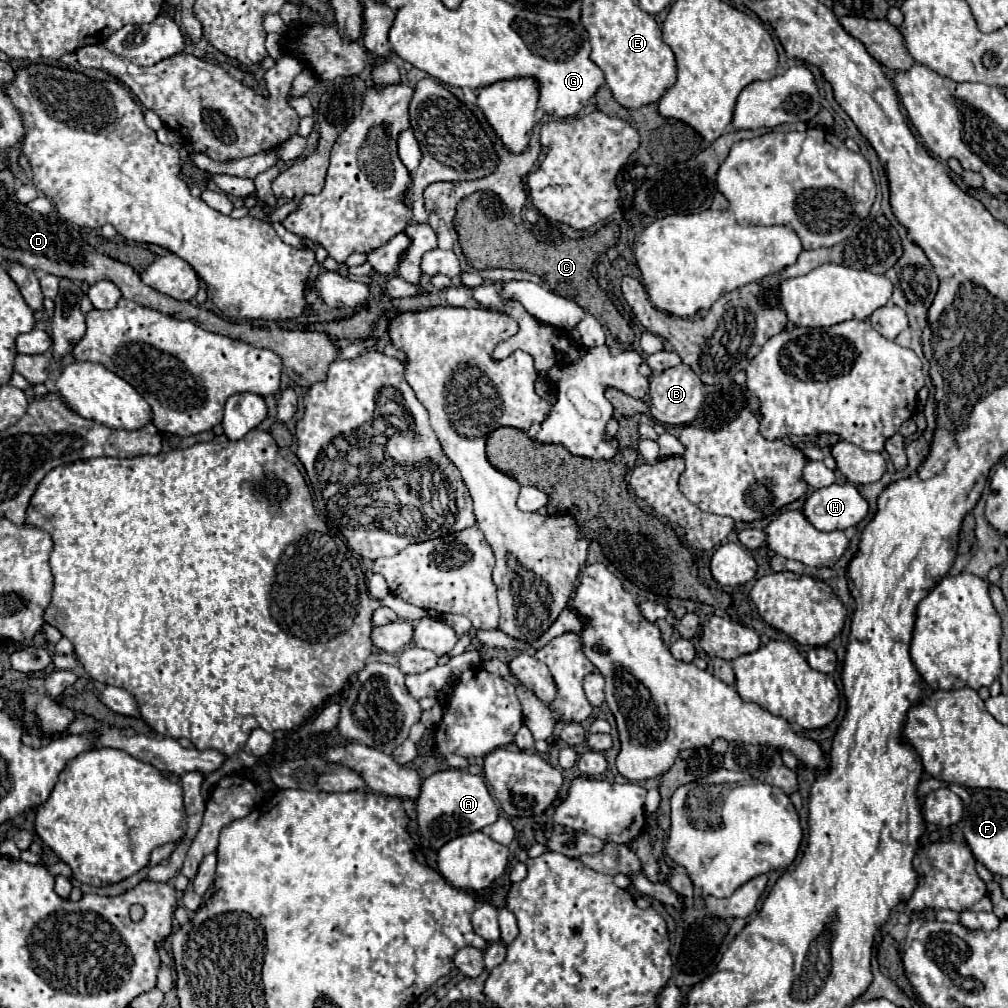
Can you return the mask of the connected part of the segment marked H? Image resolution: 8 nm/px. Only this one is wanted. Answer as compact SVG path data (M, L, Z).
M829 485L813 491L803 507L805 517L819 531L847 529L861 523L869 513L869 503L855 485Z

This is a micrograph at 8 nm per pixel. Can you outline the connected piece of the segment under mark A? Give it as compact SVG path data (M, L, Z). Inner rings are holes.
M461 769L439 771L427 777L421 785L421 793L415 805L421 837L425 837L435 849L441 849L447 841L455 837L481 831L483 827L499 819L499 809L485 785L485 779L479 775L465 773Z

